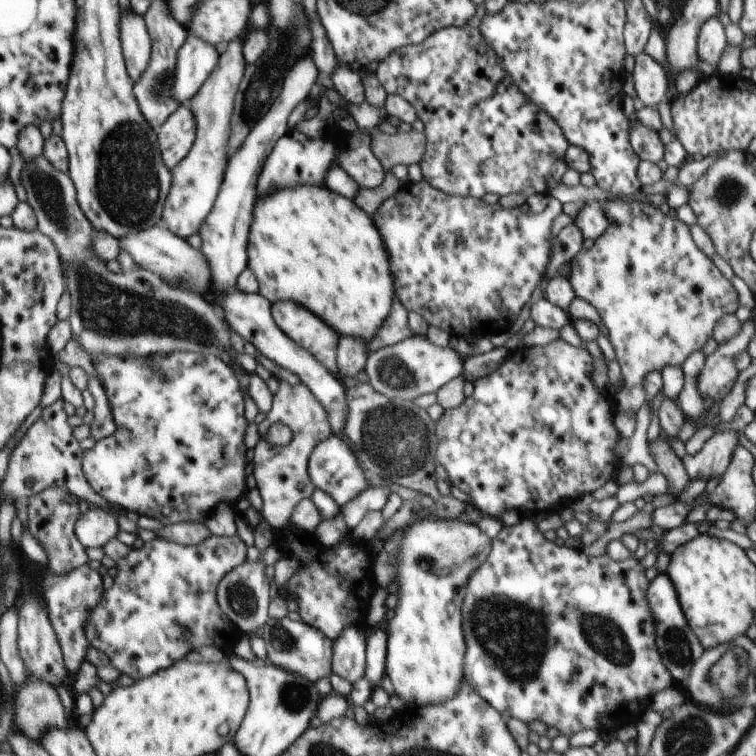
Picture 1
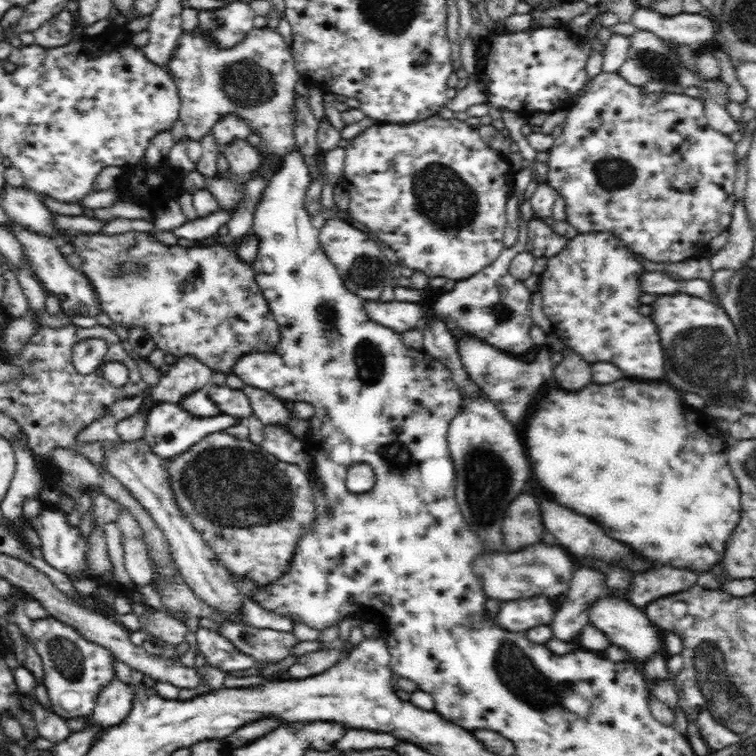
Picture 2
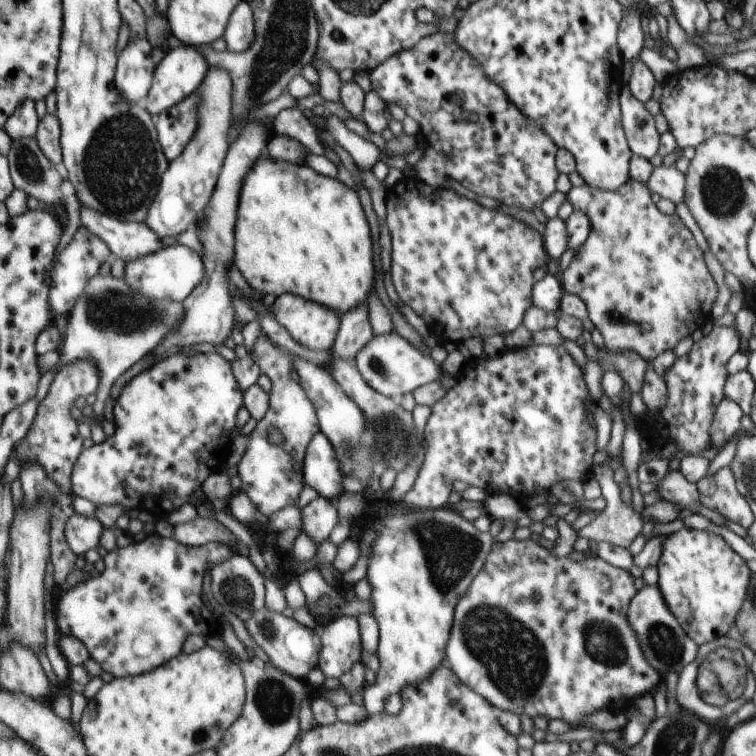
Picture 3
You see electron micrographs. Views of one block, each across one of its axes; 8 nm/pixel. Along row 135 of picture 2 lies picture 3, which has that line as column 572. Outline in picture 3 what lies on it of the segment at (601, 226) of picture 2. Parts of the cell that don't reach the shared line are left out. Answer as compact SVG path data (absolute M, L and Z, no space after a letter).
M512 538L507 542L495 542L484 567L473 579L466 595L461 597L455 607L450 637L441 664L450 668L450 671L454 672L454 675L465 686L482 696L496 711L511 711L518 716L526 714L532 719L538 716L543 716L548 720L564 719L573 728L580 727L583 719L596 710L613 709L622 713L632 705L636 697L651 694L663 680L661 674L646 663L641 645L638 645L637 637L626 621L630 602L638 592L634 586L634 580L635 578L629 574L628 570L613 568L597 556L587 557L578 562L568 557L554 557L549 550L530 539L518 541Z

